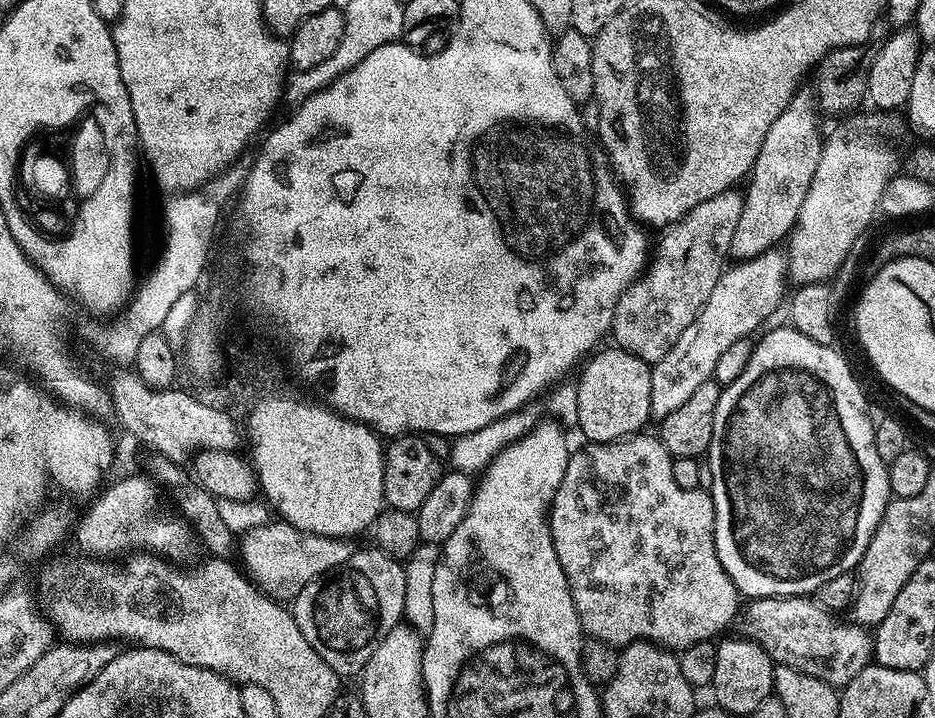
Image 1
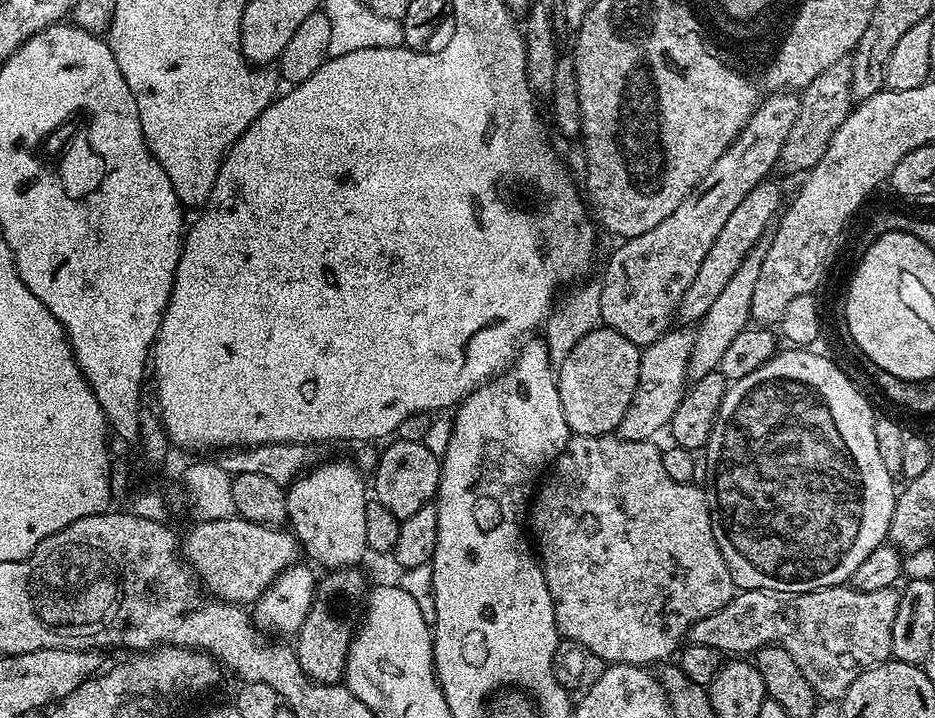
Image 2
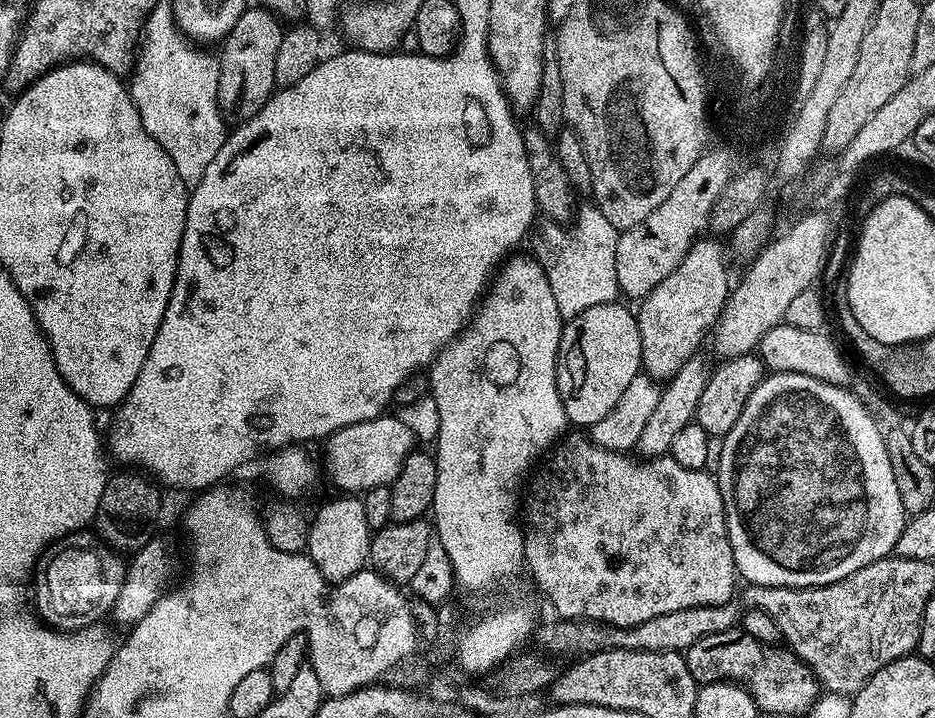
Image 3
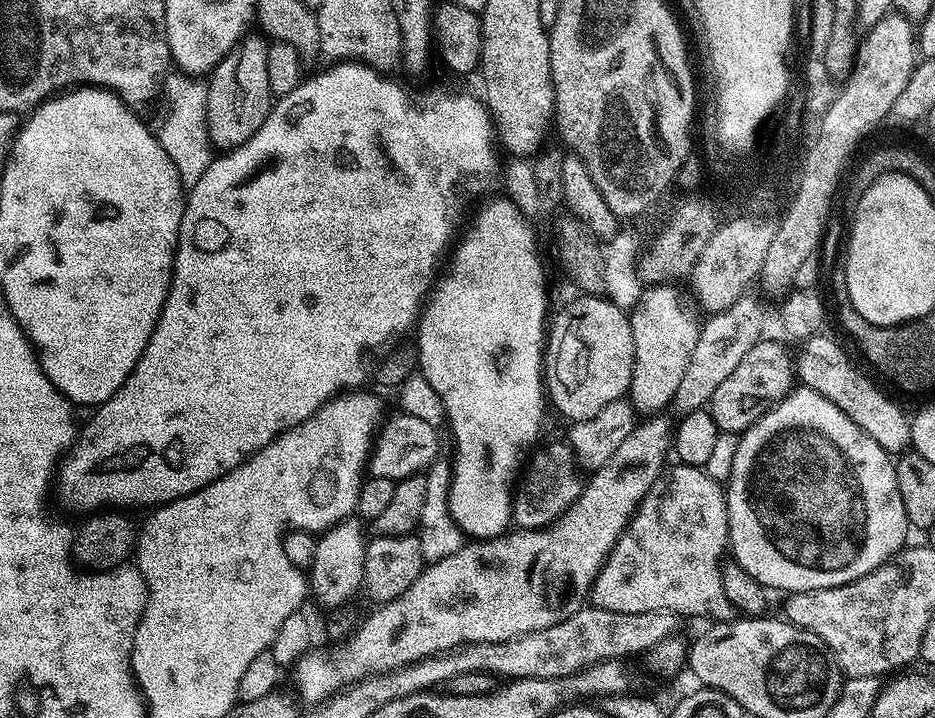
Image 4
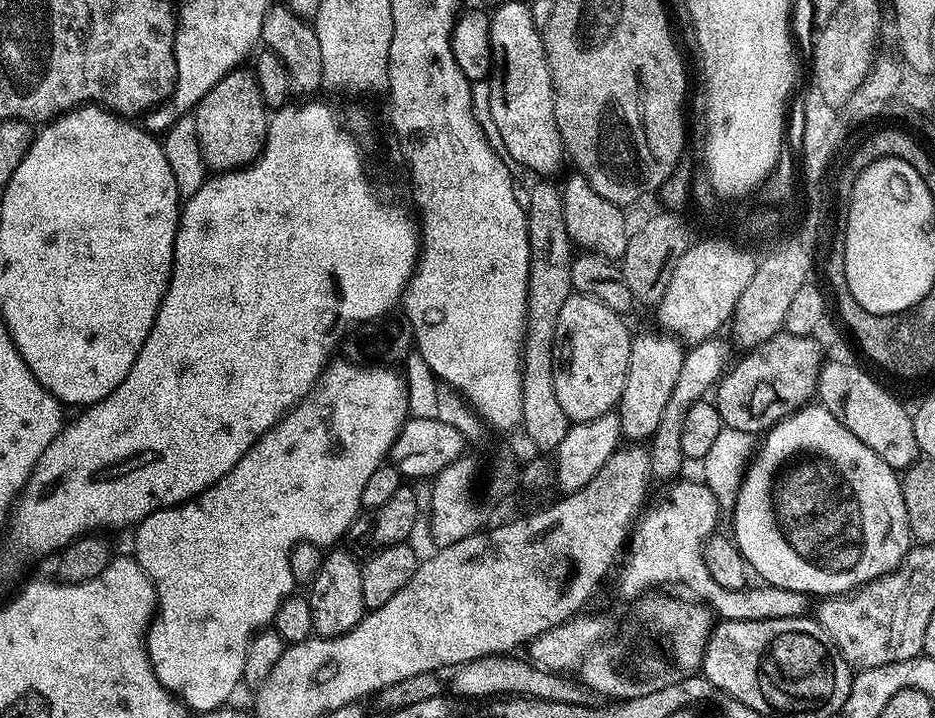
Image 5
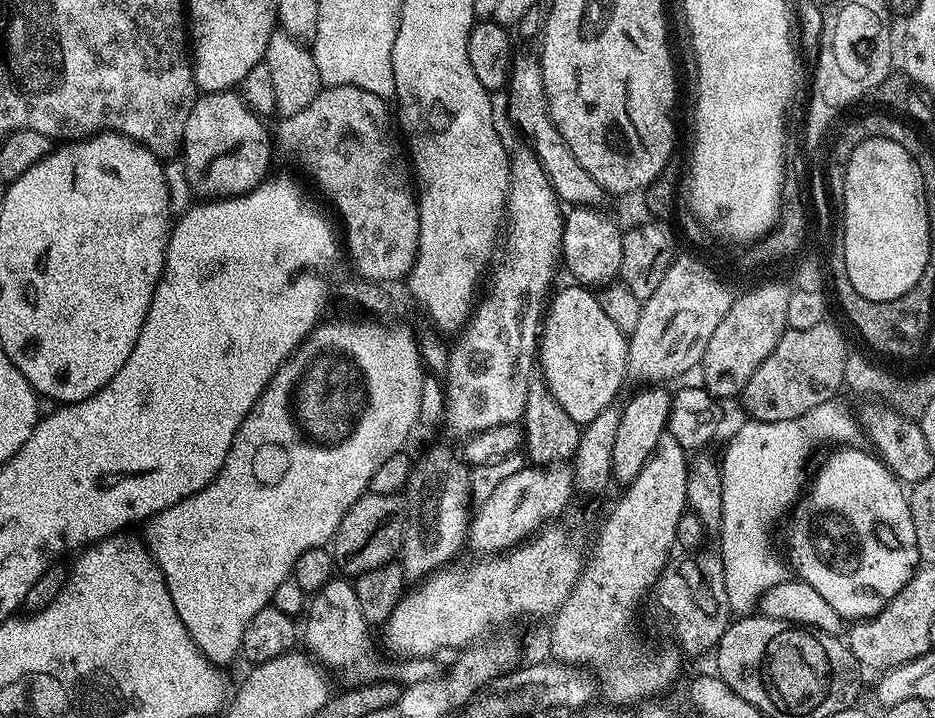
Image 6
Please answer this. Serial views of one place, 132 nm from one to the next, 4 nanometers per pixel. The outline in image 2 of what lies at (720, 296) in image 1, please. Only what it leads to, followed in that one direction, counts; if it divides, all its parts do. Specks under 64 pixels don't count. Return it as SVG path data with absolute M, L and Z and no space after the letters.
M676 331L665 332L643 349L640 359L640 384L636 387L634 398L618 429L623 440L652 440L655 432L660 432L663 428L665 431L671 425L678 406L684 400L690 384L688 360L691 358L696 338L691 331Z

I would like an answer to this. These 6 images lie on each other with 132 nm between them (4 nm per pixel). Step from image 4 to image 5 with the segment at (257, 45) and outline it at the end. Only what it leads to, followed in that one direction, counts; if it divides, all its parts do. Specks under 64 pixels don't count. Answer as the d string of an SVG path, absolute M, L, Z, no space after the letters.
M241 66L226 74L208 91L194 109L198 126L198 146L205 169L213 173L247 168L260 157L268 137L269 109L266 107L255 71Z

